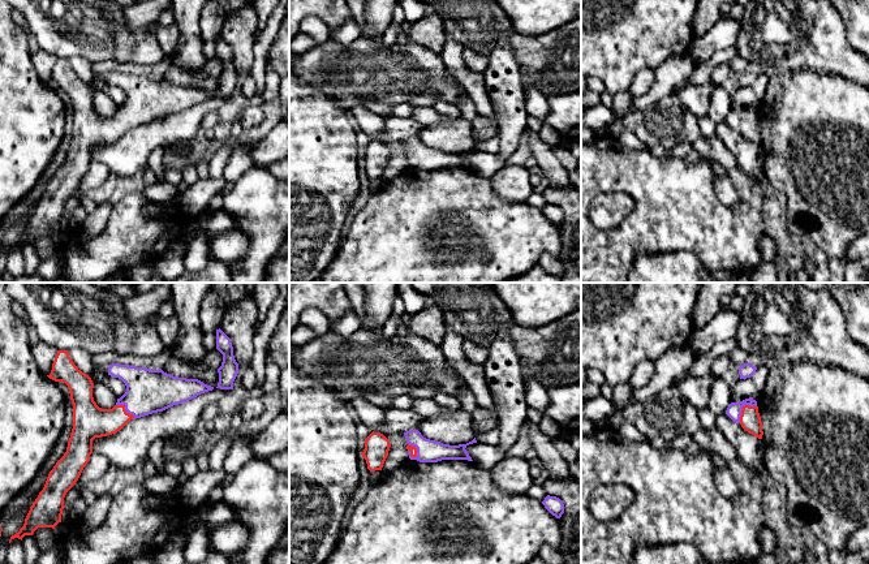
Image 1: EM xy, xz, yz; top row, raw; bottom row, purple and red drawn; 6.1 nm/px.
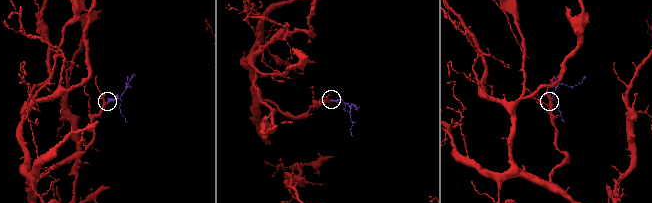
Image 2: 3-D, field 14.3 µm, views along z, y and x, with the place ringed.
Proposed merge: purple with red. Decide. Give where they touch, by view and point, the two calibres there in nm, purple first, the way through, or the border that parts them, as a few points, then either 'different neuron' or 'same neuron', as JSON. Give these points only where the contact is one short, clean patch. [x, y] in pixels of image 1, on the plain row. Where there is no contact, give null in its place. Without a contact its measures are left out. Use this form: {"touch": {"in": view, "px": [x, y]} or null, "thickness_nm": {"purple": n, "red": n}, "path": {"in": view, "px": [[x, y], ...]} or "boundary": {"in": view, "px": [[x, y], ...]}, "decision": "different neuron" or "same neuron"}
{"touch": {"in": "yz", "px": [741, 116]}, "thickness_nm": {"purple": 90, "red": 130}, "path": {"in": "yz", "px": [[734, 119], [741, 116], [749, 128]]}, "decision": "same neuron"}

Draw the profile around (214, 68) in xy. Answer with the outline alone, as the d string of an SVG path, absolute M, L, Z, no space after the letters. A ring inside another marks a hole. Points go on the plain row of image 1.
M215 57L214 61L208 61L203 66L205 74L214 78L218 78L221 74L221 70L223 70L223 63L218 57Z

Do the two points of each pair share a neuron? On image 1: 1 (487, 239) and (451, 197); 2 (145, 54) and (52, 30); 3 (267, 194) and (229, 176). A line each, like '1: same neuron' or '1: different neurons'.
1: same neuron
2: same neuron
3: different neurons

